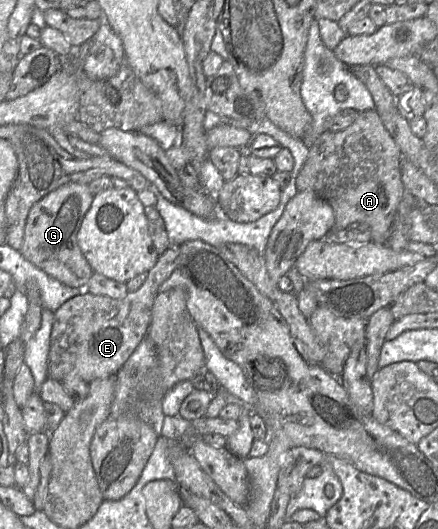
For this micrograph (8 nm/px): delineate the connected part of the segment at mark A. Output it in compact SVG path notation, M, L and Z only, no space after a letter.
M372 109L359 112L349 127L338 132L325 131L310 145L306 161L296 177L296 188L297 191L311 190L330 204L335 217L332 231L344 229L354 222L365 222L371 229L372 241L386 244L405 191L401 177L402 158L400 148L377 111Z

